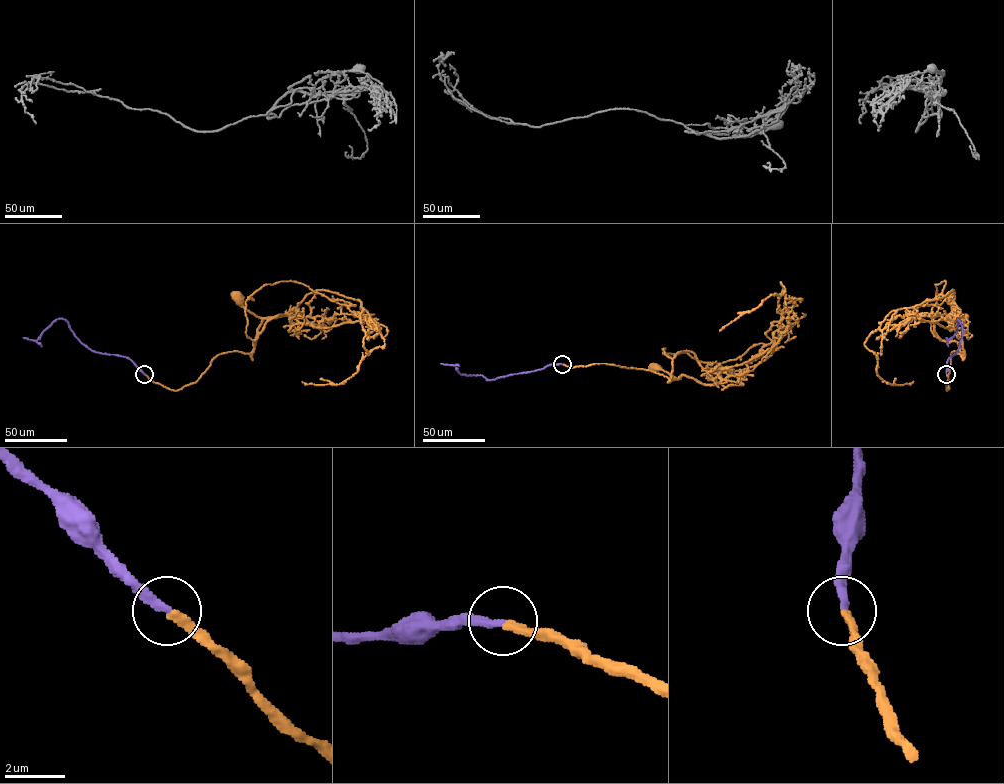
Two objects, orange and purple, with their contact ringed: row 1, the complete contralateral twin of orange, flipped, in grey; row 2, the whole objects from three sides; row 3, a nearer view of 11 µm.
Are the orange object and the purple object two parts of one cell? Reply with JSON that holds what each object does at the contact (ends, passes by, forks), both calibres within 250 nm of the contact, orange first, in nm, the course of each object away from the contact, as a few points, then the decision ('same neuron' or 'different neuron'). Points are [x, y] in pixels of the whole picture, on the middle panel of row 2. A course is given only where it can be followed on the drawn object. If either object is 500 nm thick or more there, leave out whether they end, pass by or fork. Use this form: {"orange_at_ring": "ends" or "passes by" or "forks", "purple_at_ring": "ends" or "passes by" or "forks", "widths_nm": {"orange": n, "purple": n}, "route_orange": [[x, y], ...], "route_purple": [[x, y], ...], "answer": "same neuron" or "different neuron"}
{"orange_at_ring": "ends", "purple_at_ring": "ends", "widths_nm": {"orange": 300, "purple": 280}, "route_orange": [[562, 364], [570, 367], [612, 364], [651, 370], [666, 376], [670, 380], [668, 382], [680, 379], [656, 366]], "route_purple": [[562, 364], [488, 380], [482, 375], [461, 374], [454, 366], [441, 363]], "answer": "same neuron"}

